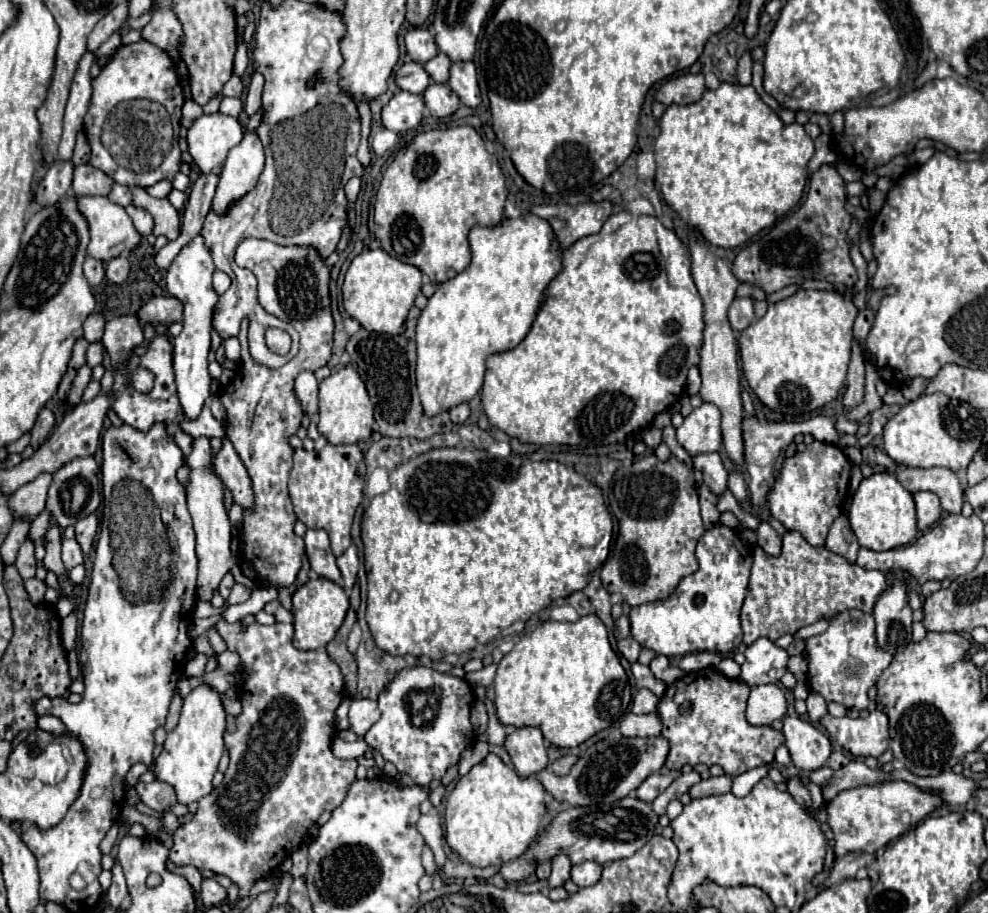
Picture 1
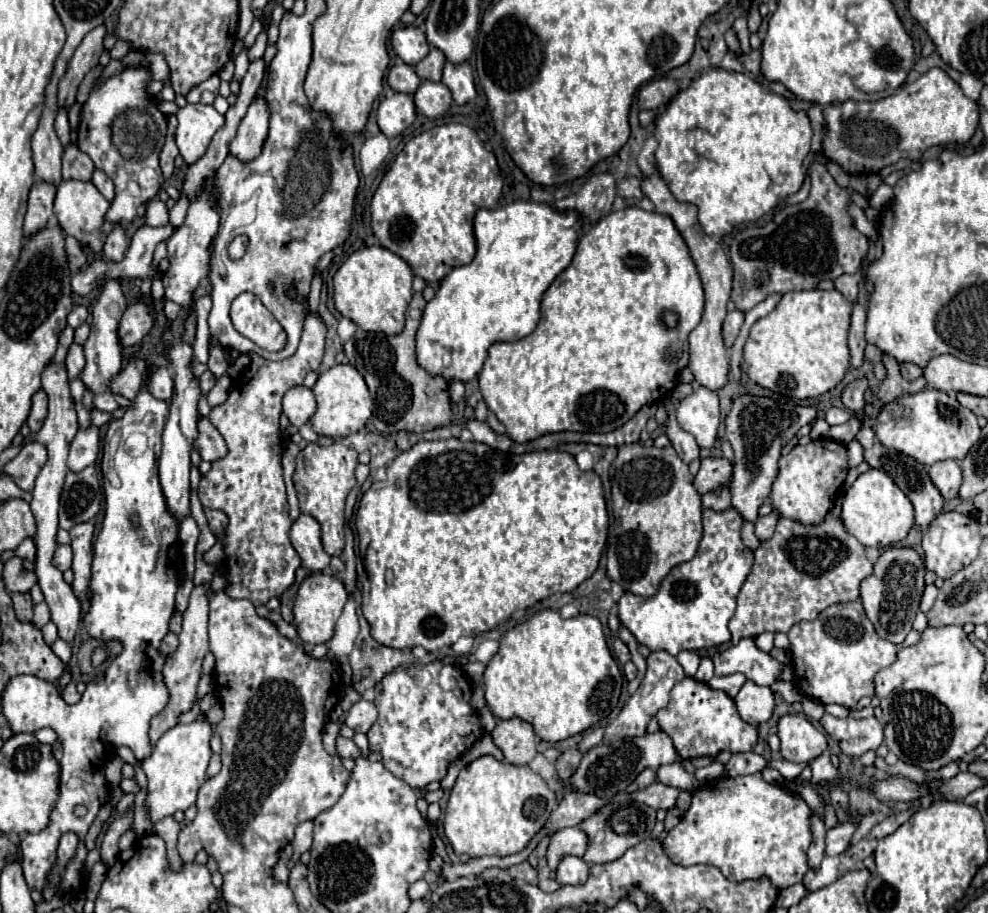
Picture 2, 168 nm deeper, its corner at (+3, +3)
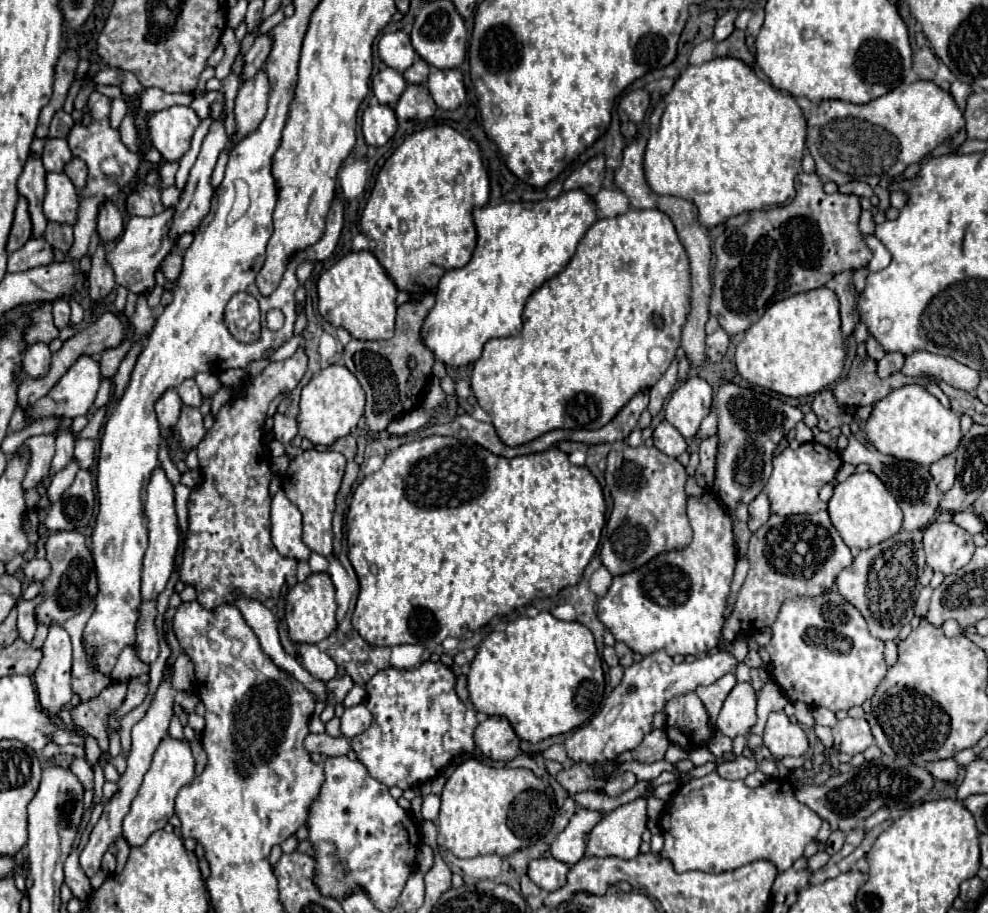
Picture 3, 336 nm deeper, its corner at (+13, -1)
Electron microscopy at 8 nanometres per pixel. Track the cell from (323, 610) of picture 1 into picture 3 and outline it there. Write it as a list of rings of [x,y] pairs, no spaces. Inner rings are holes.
[[[313,573],[303,583],[297,583],[289,595],[287,595],[287,607],[285,607],[285,619],[289,625],[289,637],[293,643],[319,643],[325,637],[329,637],[335,627],[335,587],[327,573]]]

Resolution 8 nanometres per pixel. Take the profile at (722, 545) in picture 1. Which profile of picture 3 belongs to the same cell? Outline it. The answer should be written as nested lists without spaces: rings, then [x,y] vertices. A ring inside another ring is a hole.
[[[705,491],[699,499],[687,499],[687,515],[693,527],[693,541],[681,551],[661,553],[645,567],[621,577],[613,577],[609,593],[599,601],[597,615],[601,623],[639,655],[651,655],[659,649],[667,655],[699,655],[719,645],[721,627],[725,623],[725,609],[731,591],[731,579],[737,563],[737,547],[733,539],[733,525],[727,511],[721,507],[713,491]]]

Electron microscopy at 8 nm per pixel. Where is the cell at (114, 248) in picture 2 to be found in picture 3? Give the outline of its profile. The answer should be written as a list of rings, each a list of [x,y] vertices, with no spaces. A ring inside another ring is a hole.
[[[103,203],[99,209],[99,225],[97,225],[97,233],[103,245],[109,245],[111,241],[115,241],[121,231],[123,231],[123,219],[121,213],[117,211],[117,207],[113,203]]]

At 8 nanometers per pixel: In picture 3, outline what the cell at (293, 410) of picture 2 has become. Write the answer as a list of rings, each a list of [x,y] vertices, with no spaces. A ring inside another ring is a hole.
[[[277,413],[273,417],[273,421],[275,421],[273,431],[275,431],[277,441],[289,445],[291,439],[297,435],[297,419],[295,417],[289,417],[289,415],[283,415],[283,413]]]

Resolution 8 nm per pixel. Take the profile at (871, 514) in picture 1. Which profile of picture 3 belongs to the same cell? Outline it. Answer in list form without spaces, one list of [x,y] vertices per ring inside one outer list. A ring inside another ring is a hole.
[[[871,471],[867,473],[853,473],[843,483],[835,485],[835,493],[829,501],[829,517],[835,529],[839,531],[841,539],[851,549],[869,549],[881,541],[891,539],[899,533],[903,513],[893,499],[893,495],[885,489],[877,475]]]

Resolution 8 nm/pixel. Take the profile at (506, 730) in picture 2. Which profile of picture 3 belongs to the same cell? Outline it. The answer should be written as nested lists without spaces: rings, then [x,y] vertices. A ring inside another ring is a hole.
[[[487,717],[475,729],[475,745],[493,761],[511,761],[519,755],[519,737],[505,717]]]

